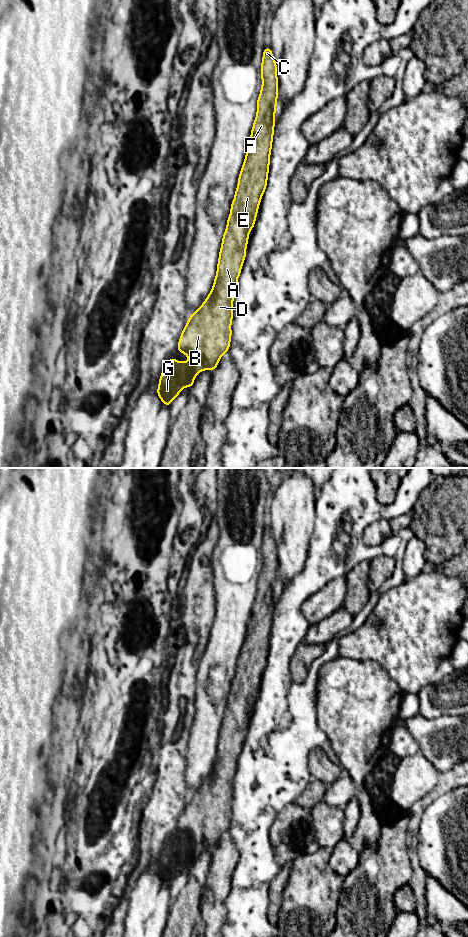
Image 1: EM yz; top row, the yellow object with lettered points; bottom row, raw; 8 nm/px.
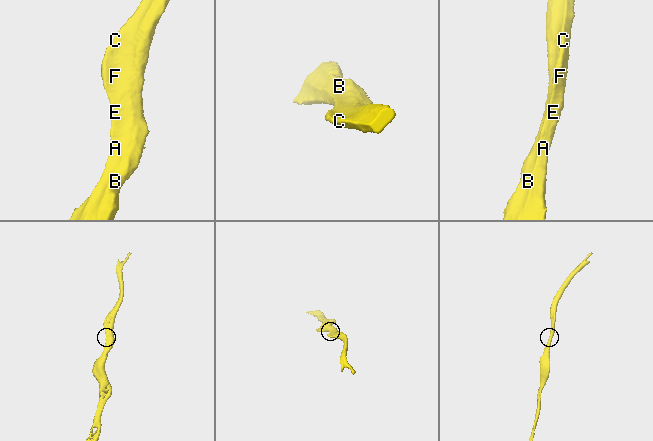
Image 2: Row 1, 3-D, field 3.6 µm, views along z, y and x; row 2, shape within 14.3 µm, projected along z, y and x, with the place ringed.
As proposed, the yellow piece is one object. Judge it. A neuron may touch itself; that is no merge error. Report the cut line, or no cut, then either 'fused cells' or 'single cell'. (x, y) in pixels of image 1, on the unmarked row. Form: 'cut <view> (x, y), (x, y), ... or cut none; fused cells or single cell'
cut none; single cell

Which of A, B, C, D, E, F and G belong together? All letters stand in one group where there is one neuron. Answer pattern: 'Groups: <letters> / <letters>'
Groups: A B C D E F G

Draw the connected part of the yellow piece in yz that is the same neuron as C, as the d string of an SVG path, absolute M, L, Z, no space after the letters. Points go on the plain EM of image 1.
M264 528L261 544L262 568L257 580L257 595L251 617L247 625L245 641L238 658L238 667L231 684L227 708L223 715L217 754L211 772L192 796L180 816L177 831L189 837L188 842L179 842L171 838L163 846L157 874L162 882L170 887L171 881L184 867L192 867L195 856L208 849L213 851L225 832L228 832L231 820L231 802L233 797L233 778L242 744L246 737L249 711L253 709L262 675L267 666L270 632L274 613L274 598L278 575L277 546L271 528Z

